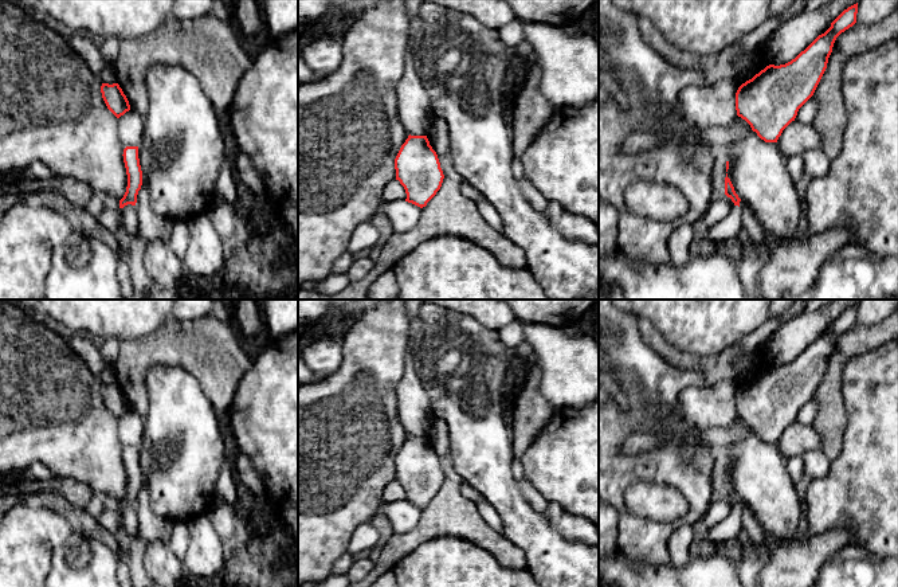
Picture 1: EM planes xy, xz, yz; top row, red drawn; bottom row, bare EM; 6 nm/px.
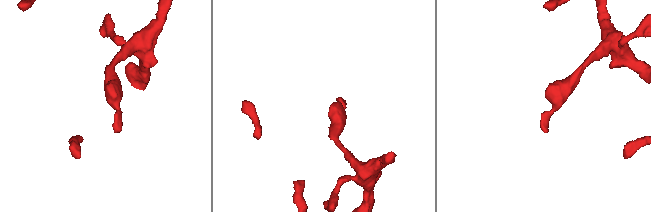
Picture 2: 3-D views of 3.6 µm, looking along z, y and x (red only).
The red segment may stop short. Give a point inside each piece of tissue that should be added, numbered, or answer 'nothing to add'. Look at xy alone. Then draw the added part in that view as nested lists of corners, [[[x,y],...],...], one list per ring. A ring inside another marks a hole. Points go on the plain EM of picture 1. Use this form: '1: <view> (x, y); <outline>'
nothing to add

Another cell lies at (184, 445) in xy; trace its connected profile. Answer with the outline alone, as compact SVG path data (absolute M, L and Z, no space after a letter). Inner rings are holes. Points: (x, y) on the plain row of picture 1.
M153 365L145 377L149 411L138 447L150 509L185 523L215 501L215 482L230 459L224 420L185 369Z

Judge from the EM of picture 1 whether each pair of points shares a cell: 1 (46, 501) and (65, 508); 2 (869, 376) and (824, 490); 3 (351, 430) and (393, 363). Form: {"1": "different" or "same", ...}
{"1": "same", "2": "same", "3": "same"}

